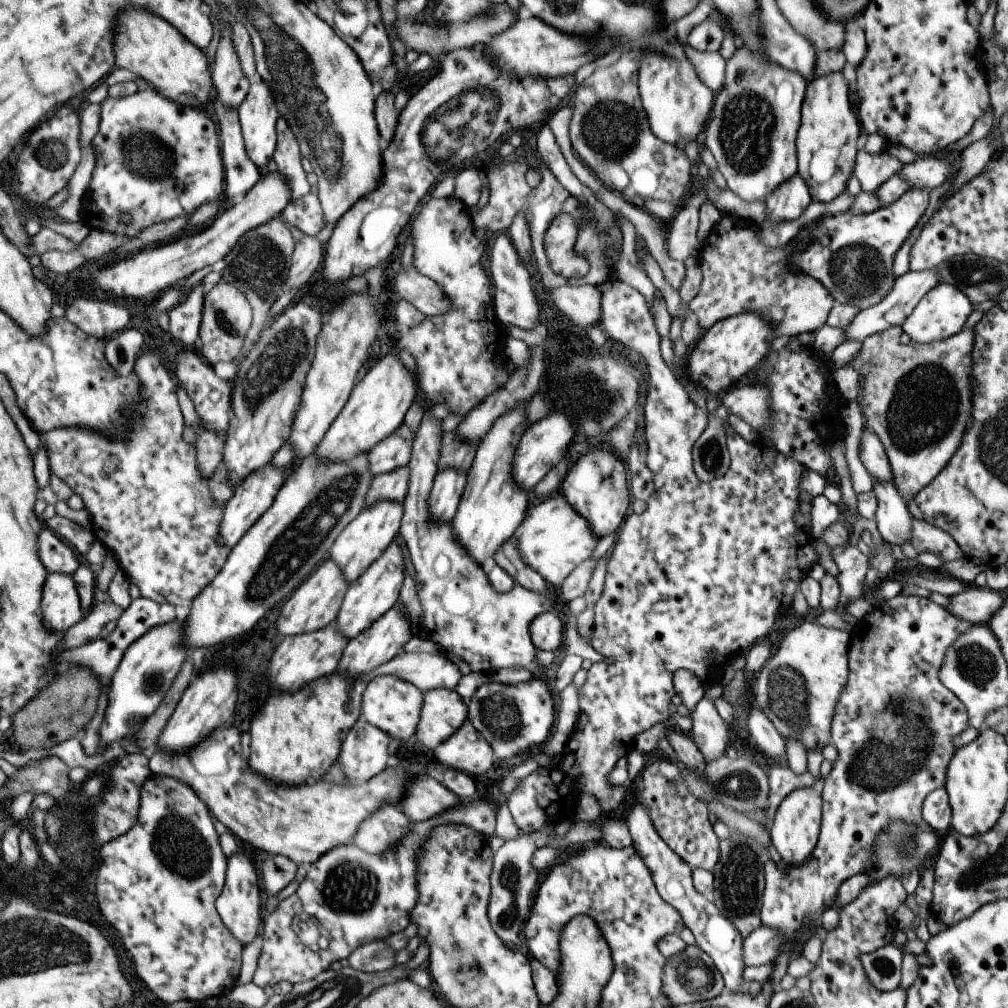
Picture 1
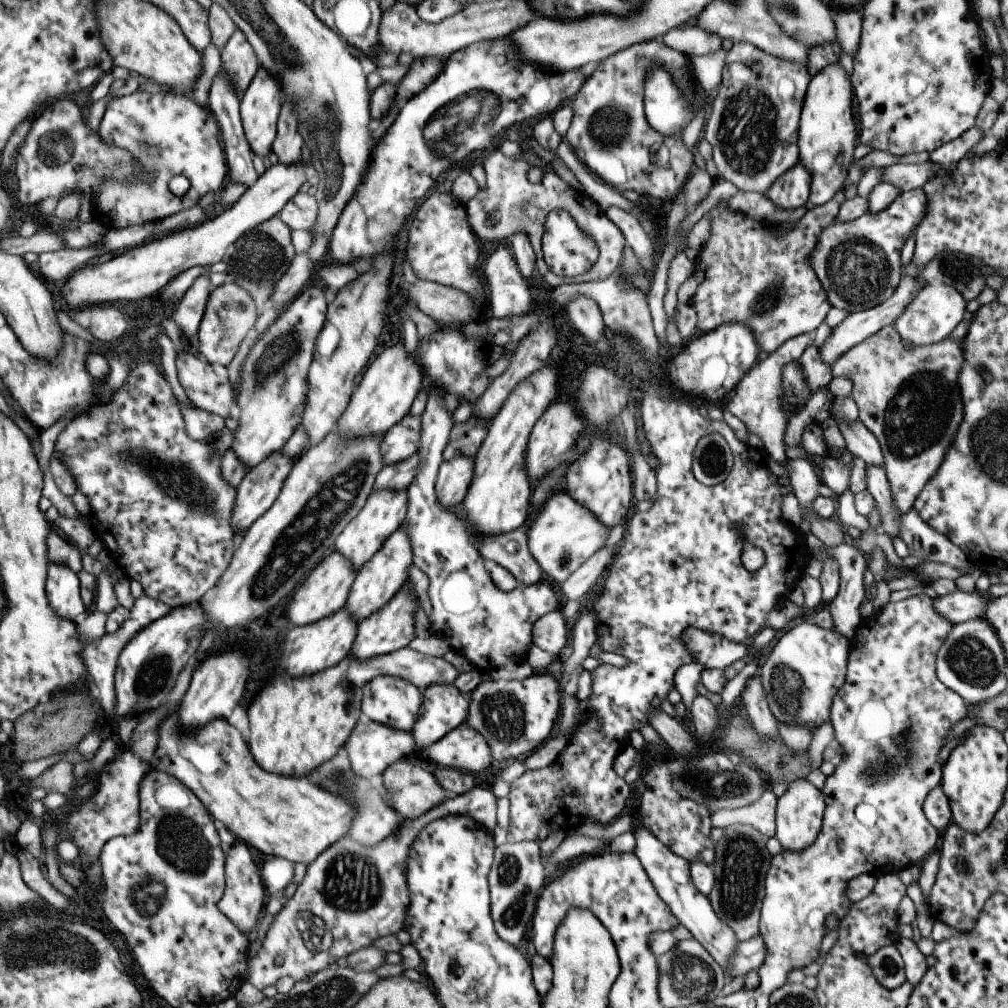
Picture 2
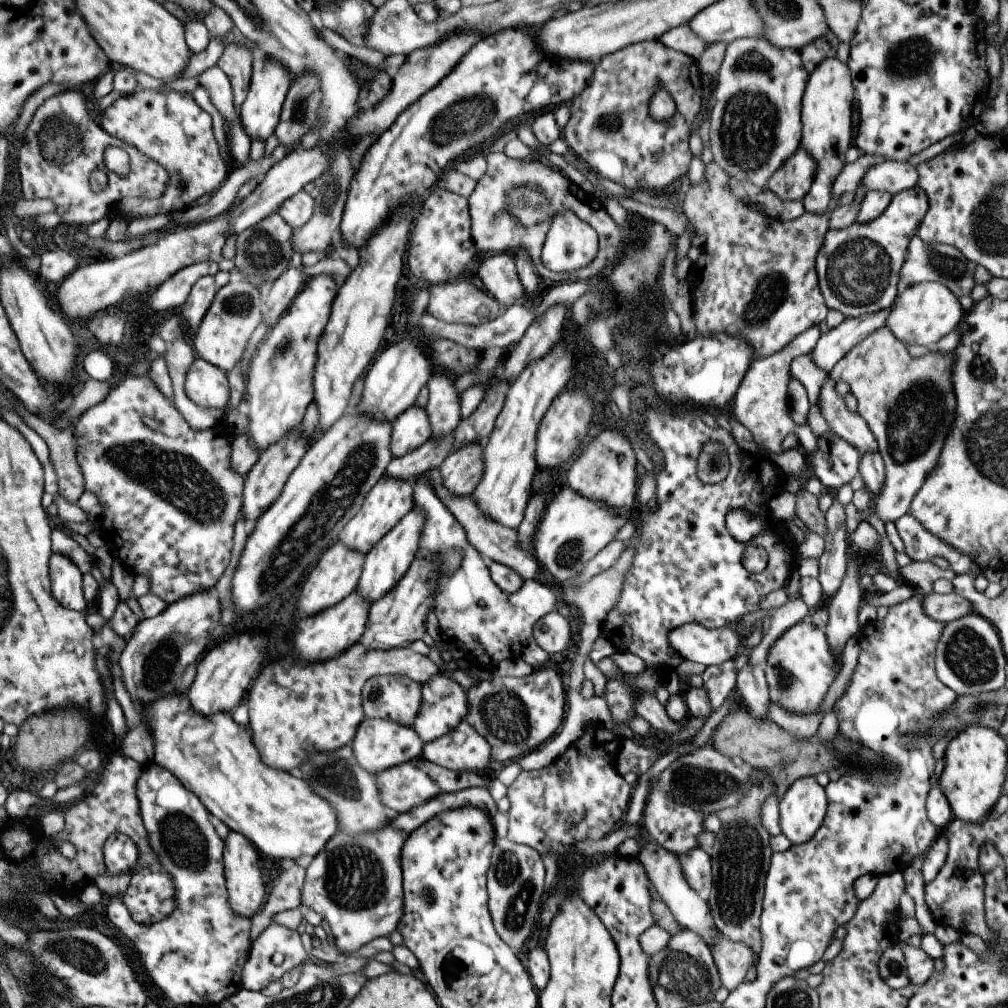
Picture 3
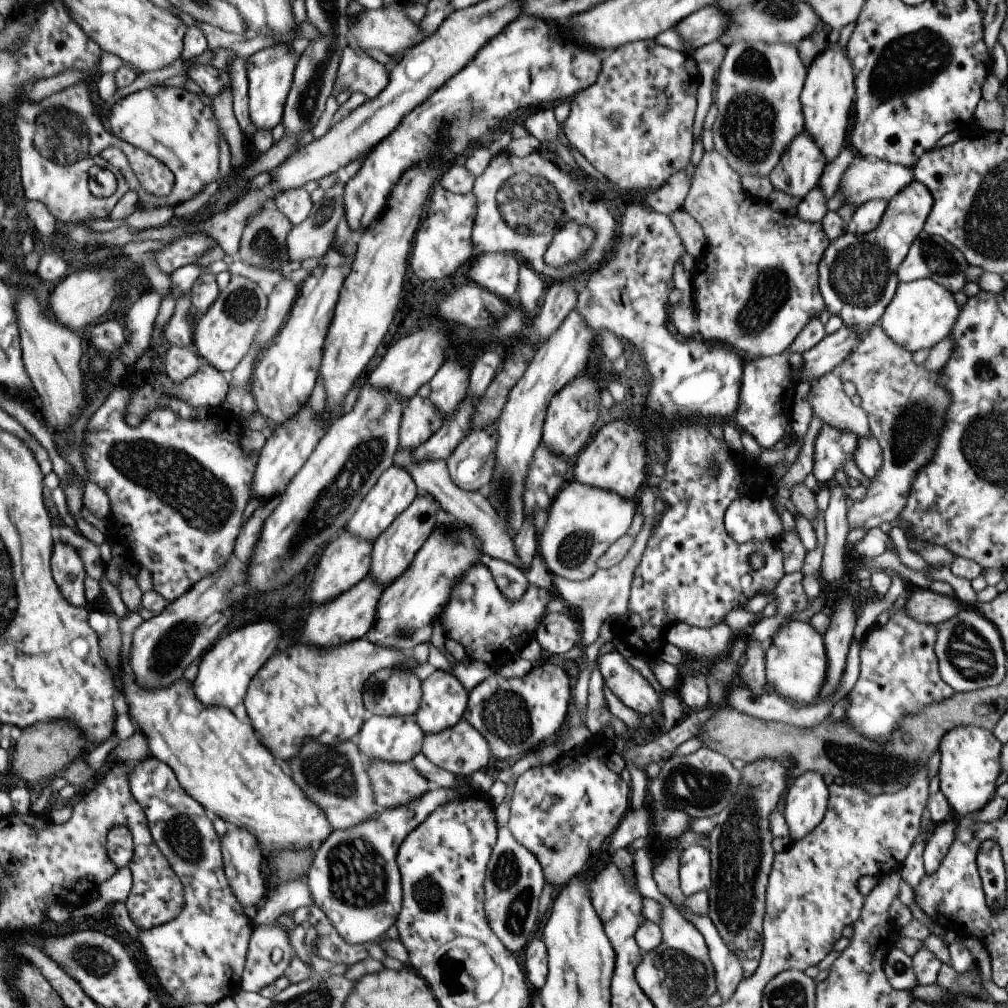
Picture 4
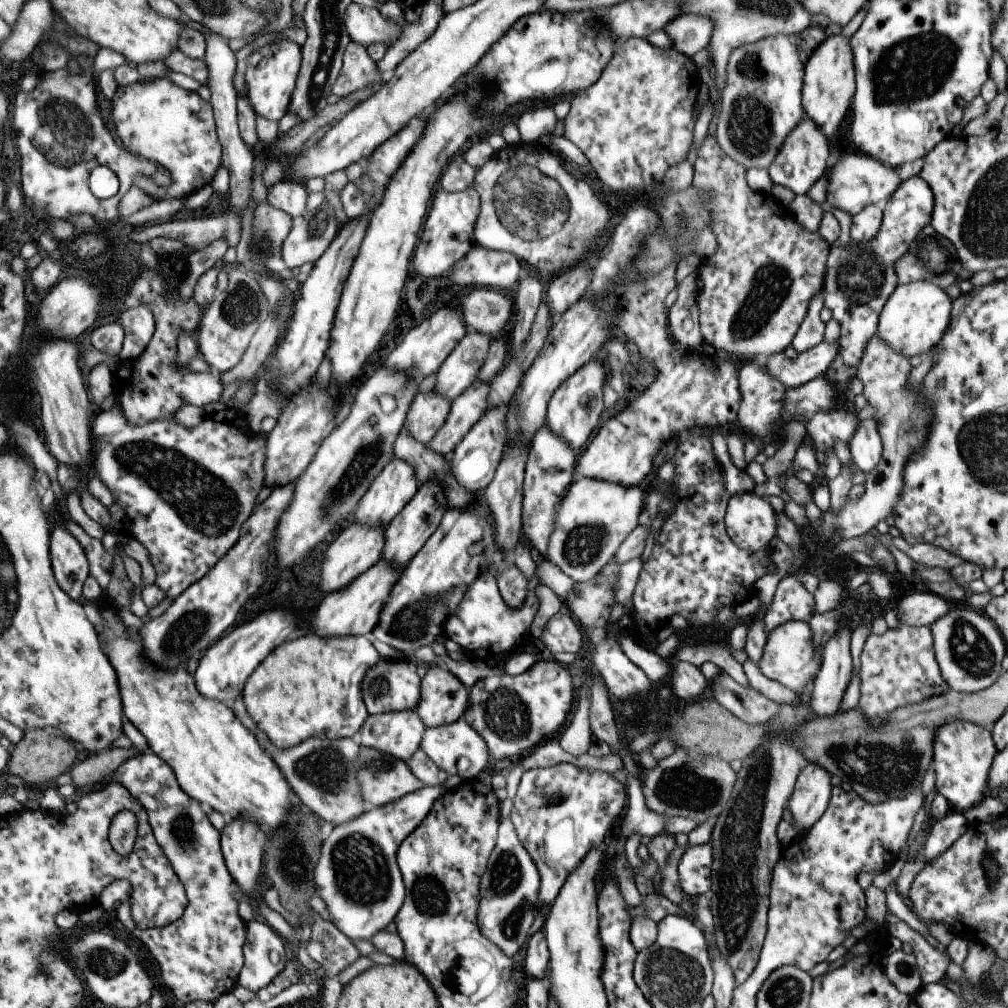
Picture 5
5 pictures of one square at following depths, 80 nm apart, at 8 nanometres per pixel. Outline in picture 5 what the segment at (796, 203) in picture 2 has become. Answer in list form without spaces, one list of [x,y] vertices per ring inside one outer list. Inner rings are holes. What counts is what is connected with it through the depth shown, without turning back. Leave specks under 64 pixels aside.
[[[805,114],[787,133],[774,159],[766,168],[773,185],[788,188],[794,195],[805,195],[806,190],[826,172],[828,140]]]

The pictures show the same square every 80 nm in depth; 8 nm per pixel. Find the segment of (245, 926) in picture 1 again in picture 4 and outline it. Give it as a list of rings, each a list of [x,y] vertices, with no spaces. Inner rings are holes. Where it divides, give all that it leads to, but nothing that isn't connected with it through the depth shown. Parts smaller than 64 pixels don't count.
[[[232,825],[228,833],[221,838],[224,865],[229,882],[244,906],[255,907],[261,898],[266,897],[267,888],[265,888],[265,880],[263,880],[263,870],[261,870],[266,852],[256,834],[248,831],[245,827]]]

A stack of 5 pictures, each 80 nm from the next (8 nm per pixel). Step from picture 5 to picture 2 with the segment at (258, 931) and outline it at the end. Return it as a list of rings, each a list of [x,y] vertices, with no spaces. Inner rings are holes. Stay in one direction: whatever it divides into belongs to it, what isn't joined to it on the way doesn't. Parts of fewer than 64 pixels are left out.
[[[474,786],[465,794],[447,795],[439,804],[421,813],[417,818],[403,819],[394,833],[388,834],[376,845],[363,845],[351,835],[341,837],[337,842],[334,842],[323,854],[320,854],[315,861],[308,865],[305,878],[298,886],[296,893],[285,902],[285,906],[275,916],[275,920],[269,927],[260,949],[256,950],[255,957],[249,963],[246,982],[251,983],[259,990],[265,990],[267,986],[277,984],[283,976],[290,976],[295,982],[305,980],[316,972],[327,968],[331,962],[335,962],[336,958],[348,957],[362,948],[369,947],[376,938],[394,935],[402,928],[406,906],[408,905],[404,870],[406,869],[406,856],[411,841],[426,824],[447,815],[469,815],[475,822],[484,826],[488,832],[492,832],[496,825],[495,800],[494,794],[489,789]],[[305,910],[313,915],[308,922],[312,923],[316,930],[320,932],[319,946],[309,946],[309,942],[307,942],[308,922],[303,918],[297,919],[297,914],[305,912]]]

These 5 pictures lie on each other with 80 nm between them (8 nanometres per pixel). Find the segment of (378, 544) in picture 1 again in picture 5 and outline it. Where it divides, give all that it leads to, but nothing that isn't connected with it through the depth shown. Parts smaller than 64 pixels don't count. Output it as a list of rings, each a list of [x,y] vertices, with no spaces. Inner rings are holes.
[[[391,458],[387,465],[381,469],[375,480],[369,485],[365,496],[360,500],[355,518],[356,522],[367,526],[380,526],[385,528],[389,521],[399,516],[401,509],[412,500],[419,490],[419,482],[413,467],[404,460]]]

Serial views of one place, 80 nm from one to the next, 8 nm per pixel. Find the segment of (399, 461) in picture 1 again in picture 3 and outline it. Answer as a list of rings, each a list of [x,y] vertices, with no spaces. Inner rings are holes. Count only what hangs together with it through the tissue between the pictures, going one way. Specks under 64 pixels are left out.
[[[414,402],[392,422],[392,456],[400,457],[415,450],[431,436],[426,410]]]

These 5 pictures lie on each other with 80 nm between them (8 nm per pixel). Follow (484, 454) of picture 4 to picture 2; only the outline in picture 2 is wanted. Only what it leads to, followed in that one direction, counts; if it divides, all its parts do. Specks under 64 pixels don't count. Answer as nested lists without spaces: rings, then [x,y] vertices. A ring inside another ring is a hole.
[[[465,455],[441,461],[434,480],[438,503],[452,512],[452,506],[461,503],[474,475],[474,459]]]

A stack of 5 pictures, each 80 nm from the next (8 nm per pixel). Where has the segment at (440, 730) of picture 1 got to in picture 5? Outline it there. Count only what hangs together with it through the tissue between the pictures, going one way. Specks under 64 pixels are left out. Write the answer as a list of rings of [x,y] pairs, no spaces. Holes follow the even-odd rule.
[[[431,664],[422,678],[420,704],[415,709],[426,727],[448,725],[462,716],[468,690],[453,674],[441,664]]]

